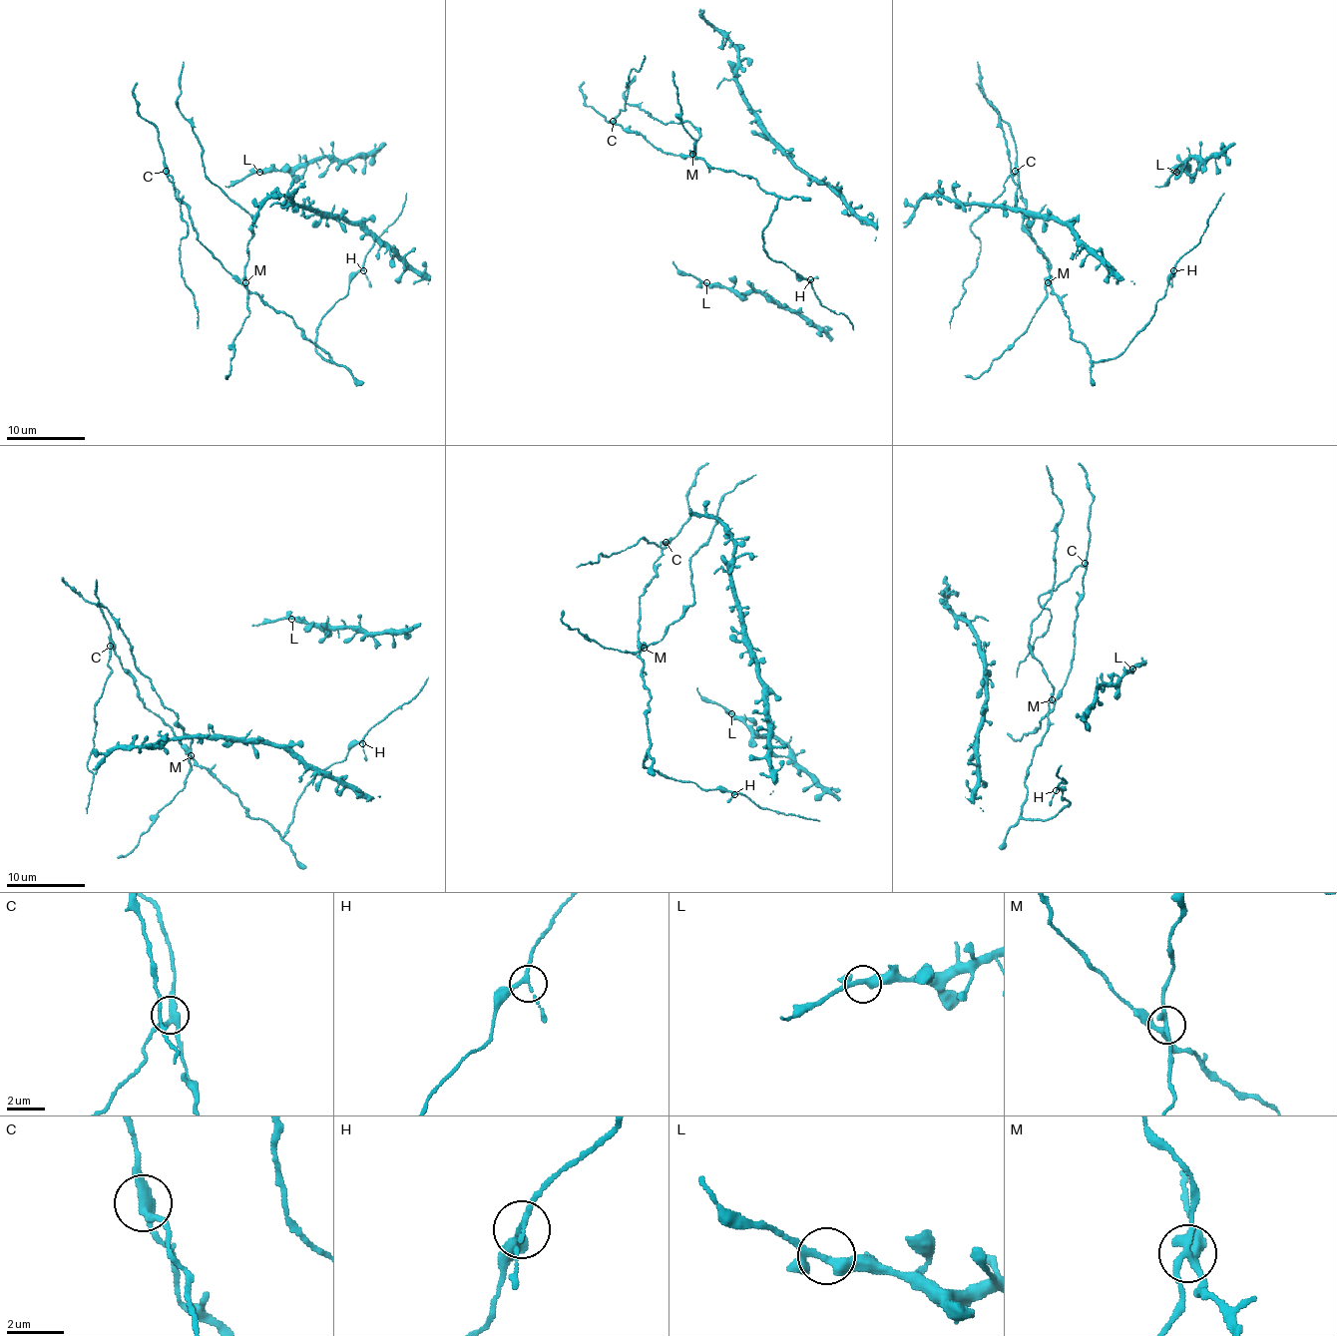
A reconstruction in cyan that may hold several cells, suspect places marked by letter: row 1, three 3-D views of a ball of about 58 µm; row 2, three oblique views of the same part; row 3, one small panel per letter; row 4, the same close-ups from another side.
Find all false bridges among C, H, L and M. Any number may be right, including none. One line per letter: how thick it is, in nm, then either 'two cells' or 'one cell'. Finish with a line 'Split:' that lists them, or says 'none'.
C: 300 nm thick; two cells
H: 180 nm thick; one cell
L: 300 nm thick; one cell
M: 240 nm thick; two cells
Split: C, M

